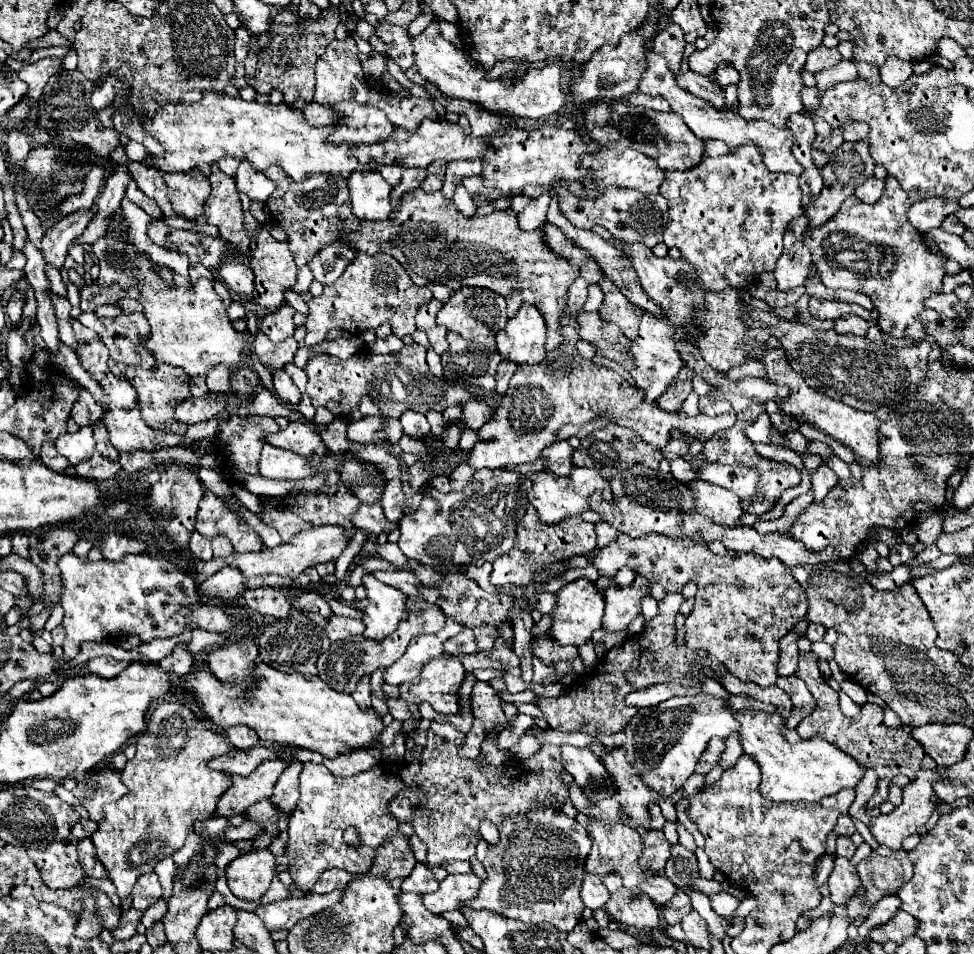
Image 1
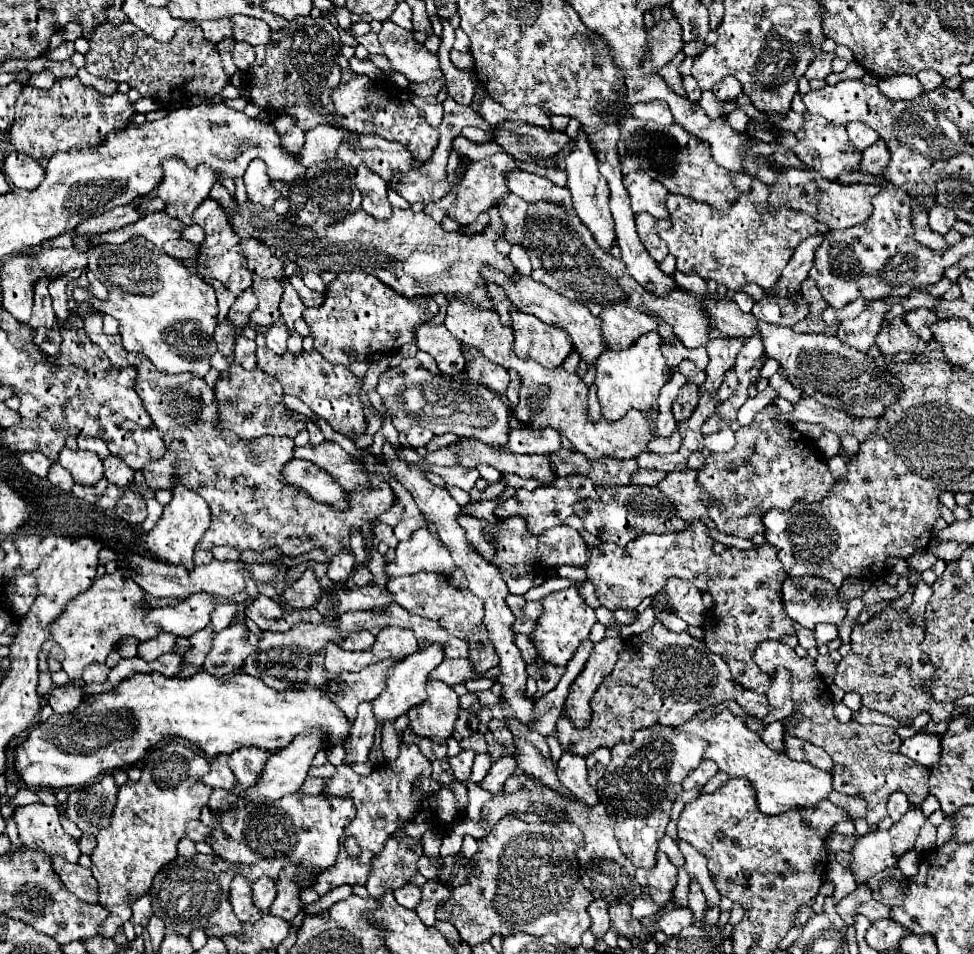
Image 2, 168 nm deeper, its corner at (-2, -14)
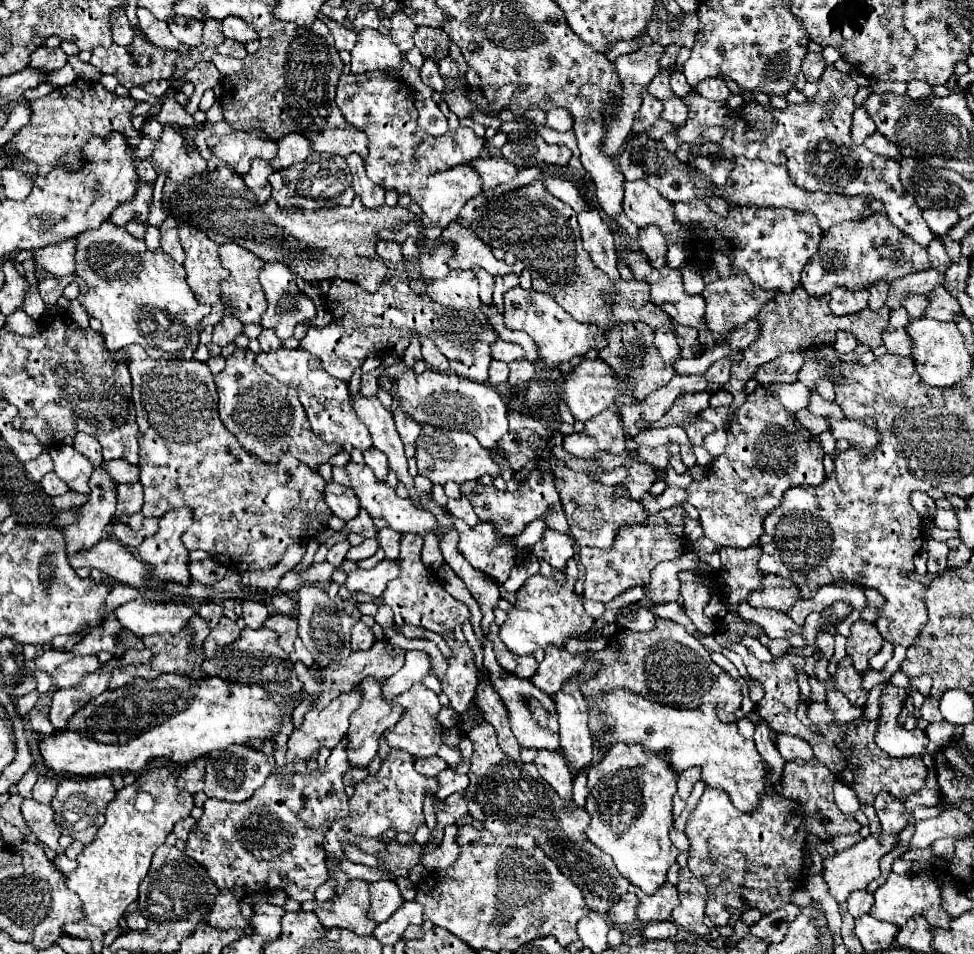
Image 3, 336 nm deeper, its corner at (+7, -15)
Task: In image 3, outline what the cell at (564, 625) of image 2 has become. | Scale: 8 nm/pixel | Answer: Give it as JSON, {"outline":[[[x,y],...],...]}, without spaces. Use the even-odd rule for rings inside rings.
{"outline":[[[570,559],[566,569],[566,583],[556,583],[552,577],[532,575],[518,589],[518,601],[508,613],[508,621],[500,627],[500,639],[514,655],[536,653],[540,647],[564,645],[574,635],[584,635],[594,625],[594,619],[584,611],[580,597],[574,593],[574,581],[578,575],[576,561]]]}

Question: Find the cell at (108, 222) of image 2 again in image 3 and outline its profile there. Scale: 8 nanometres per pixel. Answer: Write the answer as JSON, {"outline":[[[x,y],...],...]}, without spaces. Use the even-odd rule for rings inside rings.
{"outline":[[[142,181],[134,199],[128,203],[120,203],[120,207],[116,207],[116,211],[110,213],[108,221],[112,221],[116,227],[124,227],[130,221],[146,223],[150,207],[152,207],[152,185]]]}

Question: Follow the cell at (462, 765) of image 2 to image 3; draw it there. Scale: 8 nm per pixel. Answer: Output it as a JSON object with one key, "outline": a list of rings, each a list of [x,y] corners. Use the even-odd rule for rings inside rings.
{"outline":[[[454,767],[444,769],[444,771],[438,775],[438,781],[440,781],[440,789],[438,789],[436,797],[440,797],[440,799],[446,799],[446,797],[450,797],[450,795],[456,793],[456,791],[466,789],[468,783],[470,783],[468,775],[458,775]]]}

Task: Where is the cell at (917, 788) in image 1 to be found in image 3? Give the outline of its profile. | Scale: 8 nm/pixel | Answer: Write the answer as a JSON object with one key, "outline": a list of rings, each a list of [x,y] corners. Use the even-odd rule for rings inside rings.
{"outline":[[[880,831],[880,833],[870,833],[866,839],[858,841],[856,845],[852,845],[850,849],[844,849],[842,853],[836,853],[834,857],[828,857],[824,861],[824,881],[828,883],[830,887],[830,893],[832,897],[838,901],[838,903],[844,903],[848,899],[848,895],[856,889],[864,889],[872,879],[876,879],[880,875],[880,859],[890,853],[894,847],[896,847],[896,839],[900,839],[900,833],[886,833],[886,831]]]}

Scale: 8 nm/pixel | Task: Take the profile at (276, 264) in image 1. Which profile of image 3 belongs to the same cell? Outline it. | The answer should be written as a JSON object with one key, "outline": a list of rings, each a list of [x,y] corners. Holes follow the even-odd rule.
{"outline":[[[222,243],[220,245],[220,261],[230,271],[230,277],[222,281],[222,293],[224,301],[230,307],[230,313],[236,315],[244,325],[248,323],[260,323],[262,313],[266,311],[266,297],[262,291],[262,285],[258,281],[258,273],[264,267],[264,261],[258,255],[252,255],[252,251],[236,245],[236,243]]]}

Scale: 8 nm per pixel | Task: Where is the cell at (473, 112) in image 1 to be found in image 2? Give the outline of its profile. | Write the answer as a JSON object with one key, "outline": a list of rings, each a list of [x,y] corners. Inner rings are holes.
{"outline":[[[503,122],[499,124],[497,134],[493,136],[495,136],[495,142],[503,146],[507,154],[531,164],[553,158],[573,142],[563,132],[549,134],[547,130],[525,122]]]}

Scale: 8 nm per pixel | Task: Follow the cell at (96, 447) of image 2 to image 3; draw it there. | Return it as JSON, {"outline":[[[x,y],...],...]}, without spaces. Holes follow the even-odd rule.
{"outline":[[[78,433],[74,437],[73,447],[82,453],[94,467],[98,467],[103,462],[101,445],[94,437],[86,433]]]}

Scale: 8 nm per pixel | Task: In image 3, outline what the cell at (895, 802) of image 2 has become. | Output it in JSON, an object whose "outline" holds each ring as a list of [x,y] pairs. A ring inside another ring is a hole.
{"outline":[[[880,793],[874,801],[874,809],[878,813],[878,819],[882,823],[882,829],[886,833],[896,833],[902,831],[908,823],[908,813],[904,811],[902,801],[894,799],[888,793]]]}

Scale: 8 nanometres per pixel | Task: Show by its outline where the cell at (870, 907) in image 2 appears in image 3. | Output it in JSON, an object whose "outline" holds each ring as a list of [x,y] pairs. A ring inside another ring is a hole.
{"outline":[[[866,889],[864,891],[852,891],[852,895],[848,897],[846,903],[848,903],[848,913],[852,917],[860,917],[864,913],[870,913],[872,903],[874,903],[874,897]]]}

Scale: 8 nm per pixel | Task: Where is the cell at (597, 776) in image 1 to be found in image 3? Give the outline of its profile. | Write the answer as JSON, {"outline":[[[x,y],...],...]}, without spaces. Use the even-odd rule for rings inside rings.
{"outline":[[[540,749],[538,757],[534,759],[538,773],[554,787],[554,791],[562,799],[572,799],[572,771],[570,763],[560,751]]]}

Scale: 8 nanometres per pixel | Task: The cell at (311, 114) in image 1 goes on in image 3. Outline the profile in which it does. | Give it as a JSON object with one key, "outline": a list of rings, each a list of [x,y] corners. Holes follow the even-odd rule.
{"outline":[[[234,131],[226,137],[212,135],[208,139],[208,147],[218,159],[234,167],[240,175],[248,171],[252,159],[260,157],[264,161],[272,161],[278,155],[278,143],[264,131]]]}

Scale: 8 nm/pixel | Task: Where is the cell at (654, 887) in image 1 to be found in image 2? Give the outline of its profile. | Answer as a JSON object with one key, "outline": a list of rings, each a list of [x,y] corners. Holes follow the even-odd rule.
{"outline":[[[643,894],[643,896],[635,898],[635,902],[633,902],[633,906],[631,906],[631,912],[633,912],[633,918],[641,920],[641,918],[645,918],[645,916],[657,914],[659,908],[657,908],[657,904],[653,902],[653,898],[649,898],[647,894]]]}

